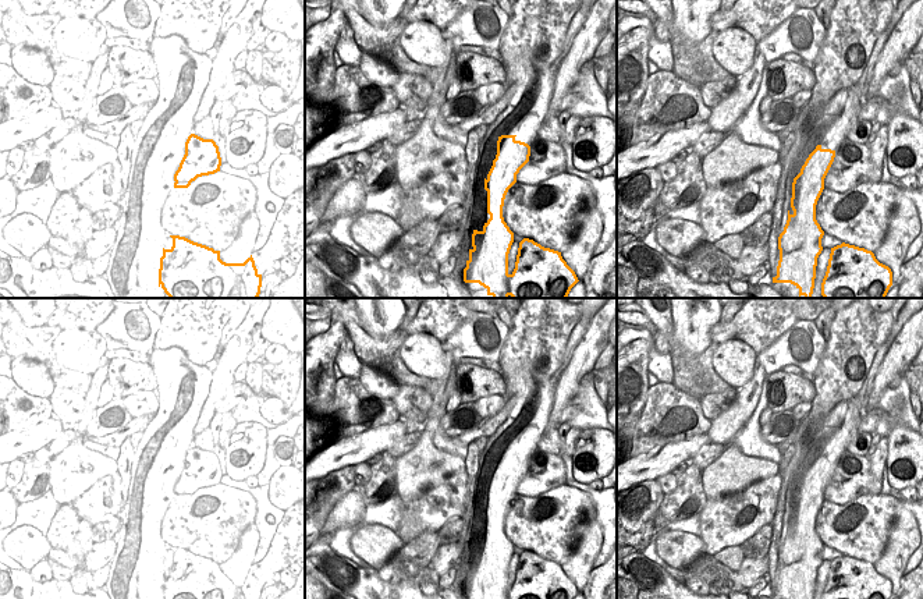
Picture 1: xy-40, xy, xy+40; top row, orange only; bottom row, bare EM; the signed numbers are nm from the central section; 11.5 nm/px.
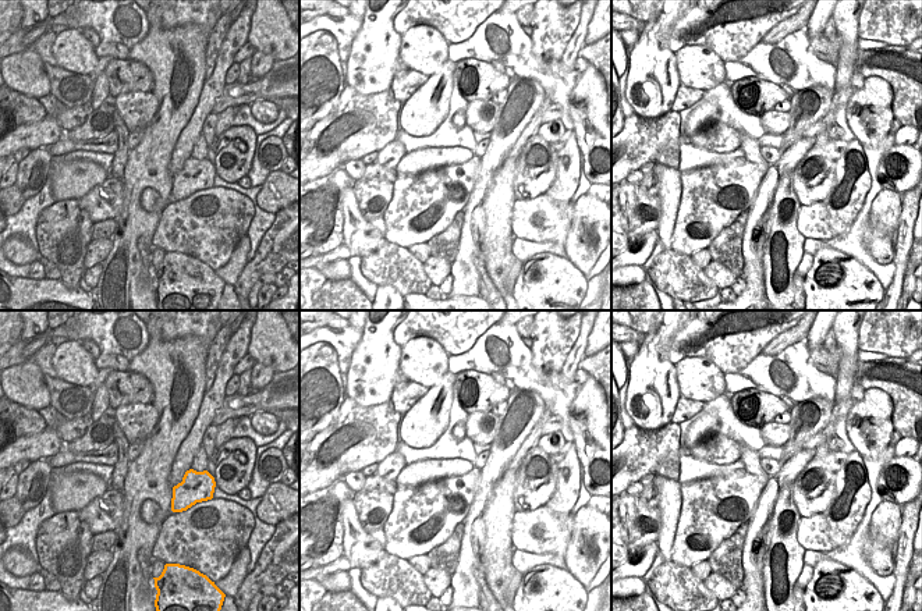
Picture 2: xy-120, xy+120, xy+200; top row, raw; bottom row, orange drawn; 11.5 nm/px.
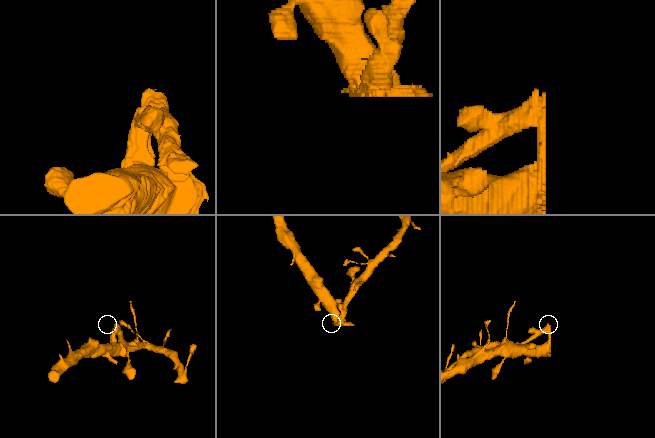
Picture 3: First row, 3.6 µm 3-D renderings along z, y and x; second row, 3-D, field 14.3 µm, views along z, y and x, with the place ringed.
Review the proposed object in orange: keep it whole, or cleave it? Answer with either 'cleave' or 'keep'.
cleave

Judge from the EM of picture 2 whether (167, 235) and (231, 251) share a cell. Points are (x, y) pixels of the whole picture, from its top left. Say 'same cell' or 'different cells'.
same cell

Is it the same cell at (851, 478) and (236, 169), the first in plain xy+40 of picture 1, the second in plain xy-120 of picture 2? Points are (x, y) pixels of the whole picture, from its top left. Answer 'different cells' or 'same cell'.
same cell

